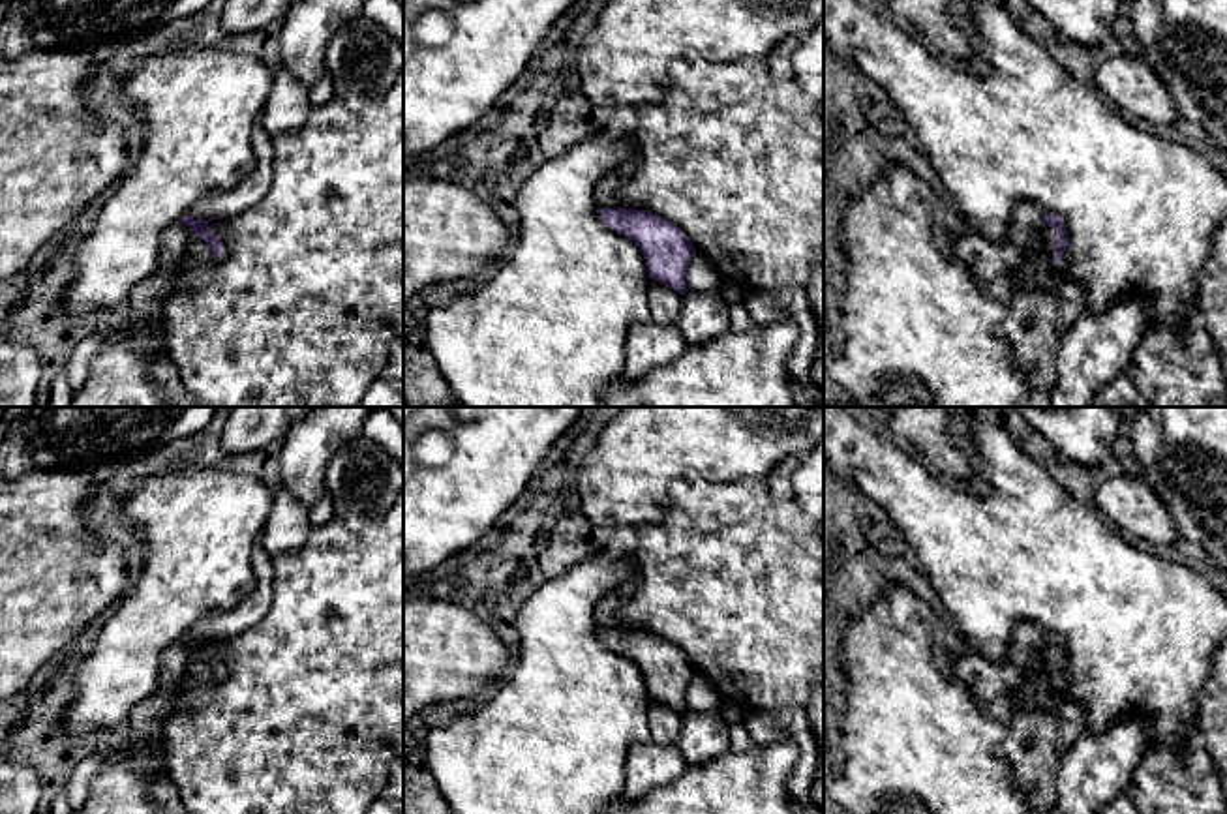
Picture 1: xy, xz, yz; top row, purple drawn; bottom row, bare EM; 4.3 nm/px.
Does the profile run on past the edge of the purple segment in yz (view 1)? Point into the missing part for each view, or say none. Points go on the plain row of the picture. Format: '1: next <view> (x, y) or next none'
1: next yz (1049, 655)

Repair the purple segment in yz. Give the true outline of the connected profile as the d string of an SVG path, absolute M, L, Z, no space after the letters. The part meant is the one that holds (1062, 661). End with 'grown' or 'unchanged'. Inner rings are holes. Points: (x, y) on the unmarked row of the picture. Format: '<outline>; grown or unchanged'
M1047 634L1045 647L1041 649L1041 658L1043 677L1051 683L1054 700L1066 698L1071 683L1071 671L1069 656L1062 638Z; grown

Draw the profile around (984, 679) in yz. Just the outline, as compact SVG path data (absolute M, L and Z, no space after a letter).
M1017 623L1002 662L992 662L970 647L953 660L953 673L977 705L991 701L1007 690L1015 690L1022 683L1032 653L1045 647L1045 636L1038 625Z

